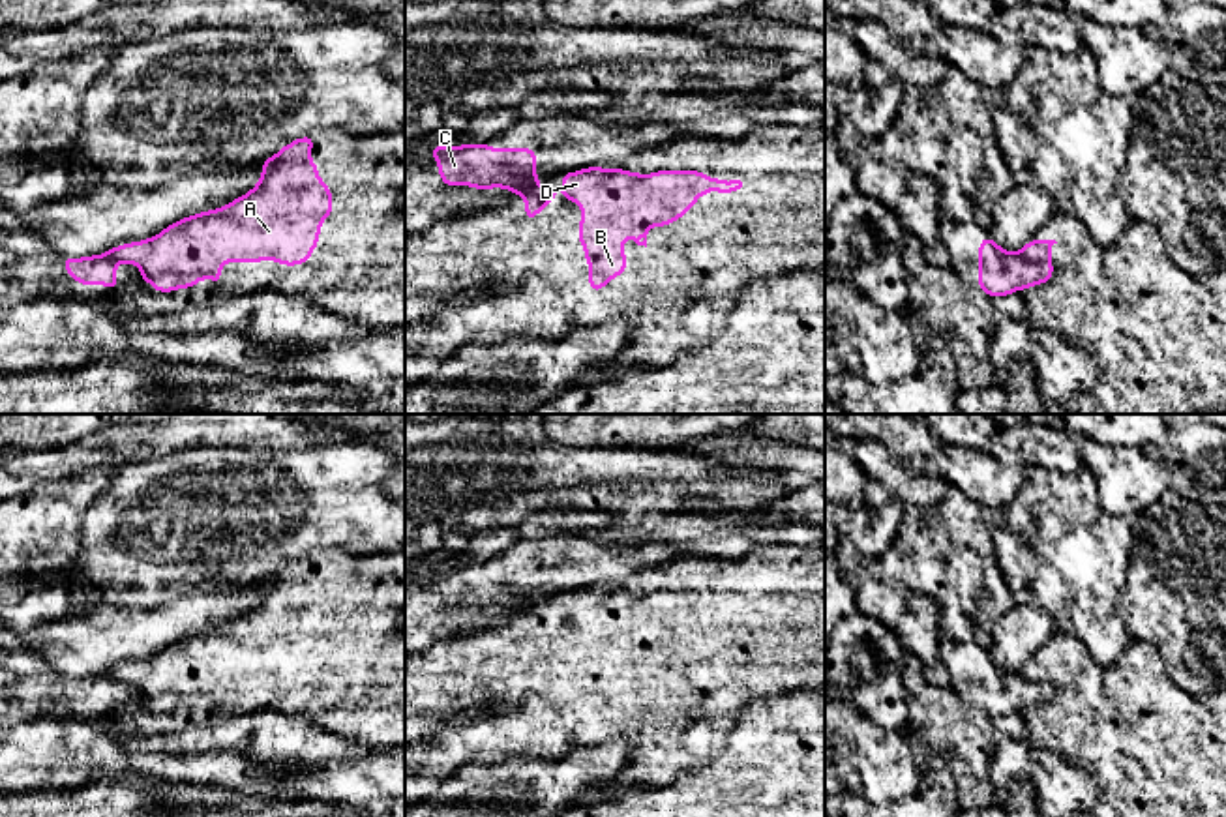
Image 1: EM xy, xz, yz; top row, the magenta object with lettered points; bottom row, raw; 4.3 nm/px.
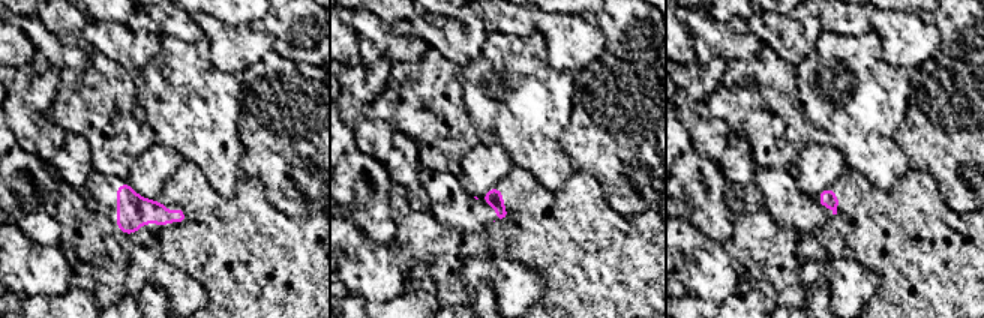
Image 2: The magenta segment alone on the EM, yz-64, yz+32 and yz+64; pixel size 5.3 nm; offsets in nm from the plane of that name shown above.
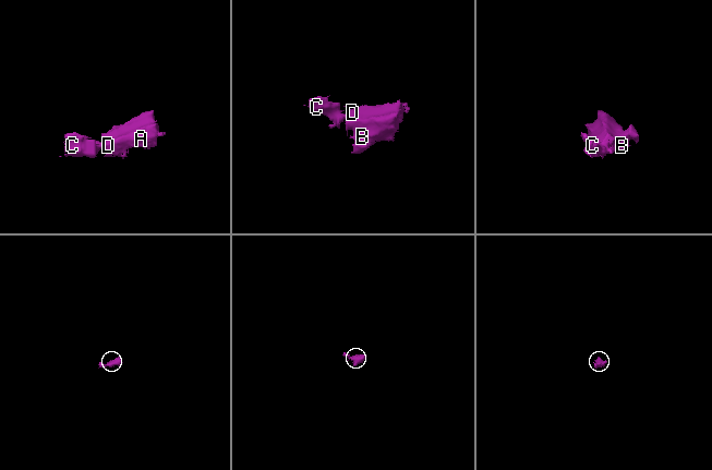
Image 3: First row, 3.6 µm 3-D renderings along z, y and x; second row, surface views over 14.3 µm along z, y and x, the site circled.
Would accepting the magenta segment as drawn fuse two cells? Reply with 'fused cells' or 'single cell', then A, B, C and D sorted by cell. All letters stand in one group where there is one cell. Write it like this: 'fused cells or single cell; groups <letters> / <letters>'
fused cells; groups A B D / C

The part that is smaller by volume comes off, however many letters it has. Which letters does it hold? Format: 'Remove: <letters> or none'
Remove: C

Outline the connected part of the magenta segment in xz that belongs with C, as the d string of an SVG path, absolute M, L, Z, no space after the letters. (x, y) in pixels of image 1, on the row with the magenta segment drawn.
M486 142L431 146L444 186L472 186L480 191L504 187L516 195L536 189L534 148L489 148Z

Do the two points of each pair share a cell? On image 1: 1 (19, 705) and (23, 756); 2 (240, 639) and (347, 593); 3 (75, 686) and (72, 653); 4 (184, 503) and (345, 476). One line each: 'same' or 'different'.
1: different
2: same
3: different
4: same

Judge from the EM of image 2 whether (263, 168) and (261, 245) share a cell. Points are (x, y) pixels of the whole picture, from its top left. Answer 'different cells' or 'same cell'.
different cells

